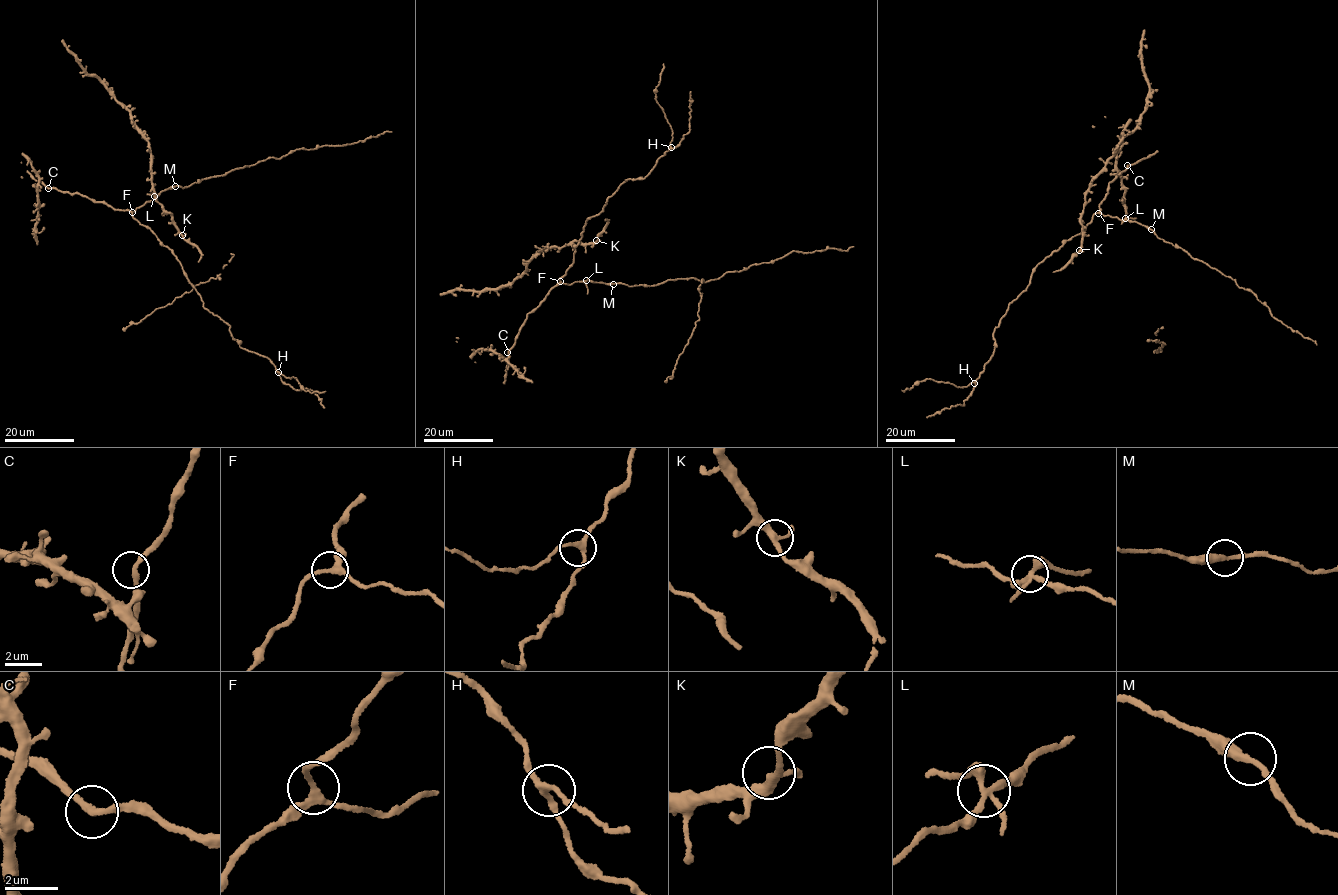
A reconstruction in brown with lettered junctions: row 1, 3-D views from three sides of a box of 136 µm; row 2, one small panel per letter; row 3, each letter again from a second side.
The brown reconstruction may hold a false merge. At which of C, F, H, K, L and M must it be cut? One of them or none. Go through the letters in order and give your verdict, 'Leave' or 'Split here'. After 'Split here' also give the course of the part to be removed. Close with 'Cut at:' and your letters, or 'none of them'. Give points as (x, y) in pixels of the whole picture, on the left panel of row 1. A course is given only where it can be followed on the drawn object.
C: Leave
F: Leave
H: Leave
K: Leave
L: Split here
M: Leave
Cut at: L

